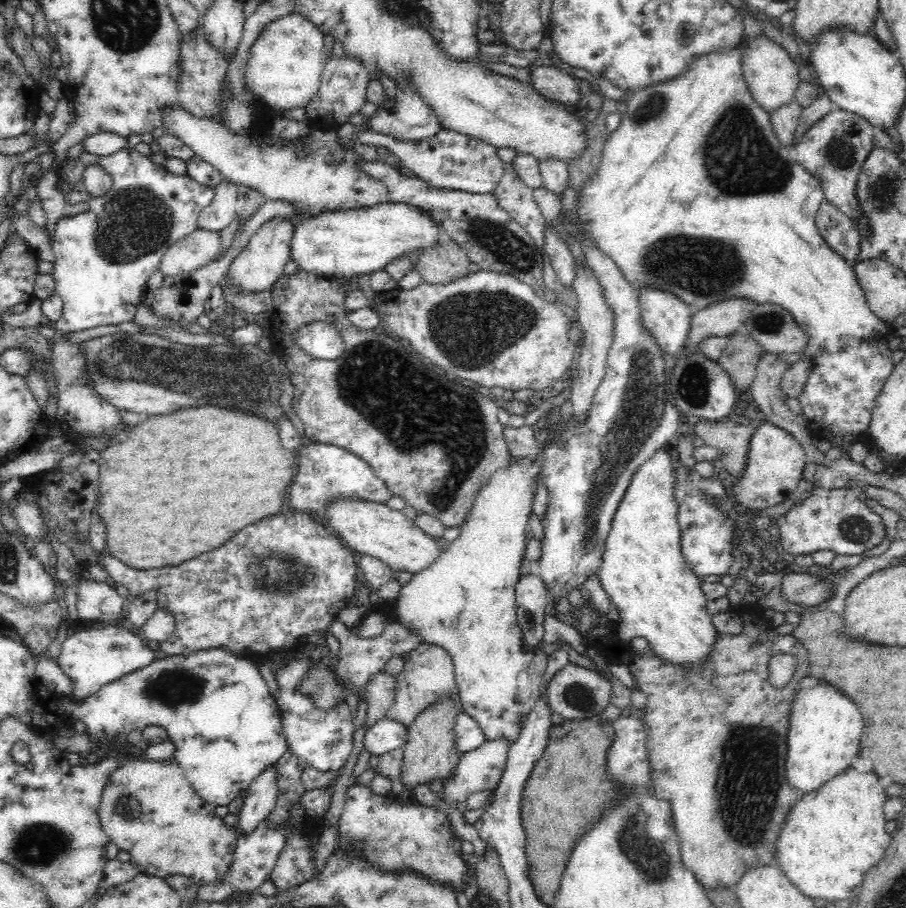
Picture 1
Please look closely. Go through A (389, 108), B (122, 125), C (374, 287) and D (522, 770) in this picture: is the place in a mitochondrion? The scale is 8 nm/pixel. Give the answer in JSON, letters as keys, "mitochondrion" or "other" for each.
{"A":"other","B":"other","C":"other","D":"other"}

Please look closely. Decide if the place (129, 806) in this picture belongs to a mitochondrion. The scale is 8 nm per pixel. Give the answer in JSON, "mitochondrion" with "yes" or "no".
{"mitochondrion":"yes"}

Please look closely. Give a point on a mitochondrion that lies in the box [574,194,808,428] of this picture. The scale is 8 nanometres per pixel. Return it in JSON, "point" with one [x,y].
{"point":[706,268]}

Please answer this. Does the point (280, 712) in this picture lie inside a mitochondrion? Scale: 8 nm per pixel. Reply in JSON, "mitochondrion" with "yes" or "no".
{"mitochondrion":"no"}

